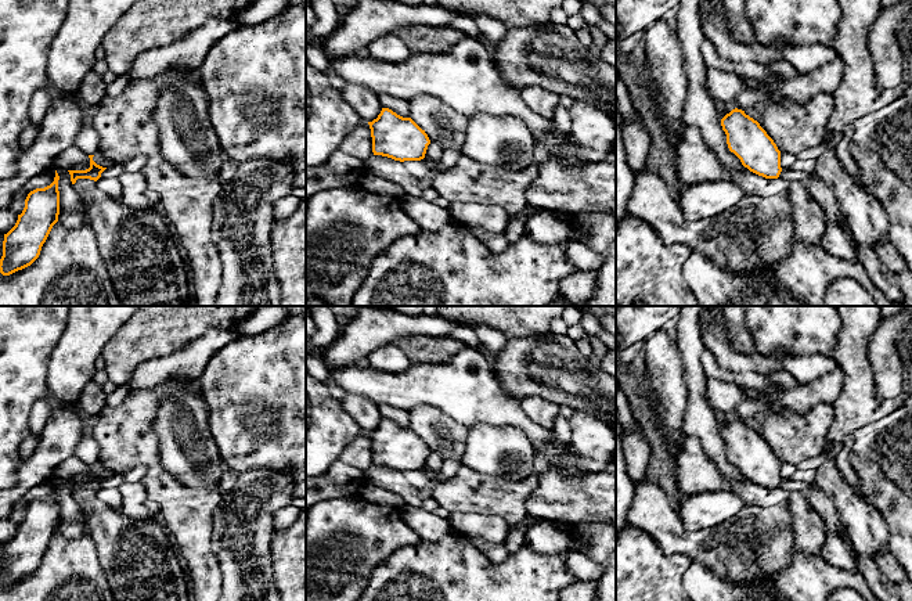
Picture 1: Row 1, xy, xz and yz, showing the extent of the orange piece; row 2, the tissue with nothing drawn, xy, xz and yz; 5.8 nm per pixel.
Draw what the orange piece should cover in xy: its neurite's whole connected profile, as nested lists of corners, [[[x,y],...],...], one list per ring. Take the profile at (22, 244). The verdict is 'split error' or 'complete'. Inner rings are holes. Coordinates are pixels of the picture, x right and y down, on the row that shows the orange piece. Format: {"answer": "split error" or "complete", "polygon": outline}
{"answer": "complete", "polygon": [[[55,170],[54,181],[30,191],[25,208],[15,226],[4,234],[0,273],[10,276],[30,266],[40,255],[53,226],[60,215],[60,176]]]}

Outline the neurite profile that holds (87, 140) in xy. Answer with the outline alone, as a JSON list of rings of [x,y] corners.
[[[86,118],[84,125],[79,130],[75,144],[86,155],[91,155],[93,161],[102,168],[111,168],[115,163],[100,150],[100,137],[89,122],[89,118]]]

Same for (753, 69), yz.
[[[709,37],[704,39],[700,50],[703,61],[709,66],[709,69],[715,68],[724,72],[738,73],[740,76],[749,76],[761,82],[767,82],[771,79],[786,79],[786,76],[771,72],[767,68],[767,64],[760,64],[754,61],[732,62],[729,60],[721,58]]]

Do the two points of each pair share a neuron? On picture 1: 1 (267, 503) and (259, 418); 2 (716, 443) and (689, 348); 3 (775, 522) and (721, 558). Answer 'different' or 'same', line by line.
1: different
2: same
3: same

